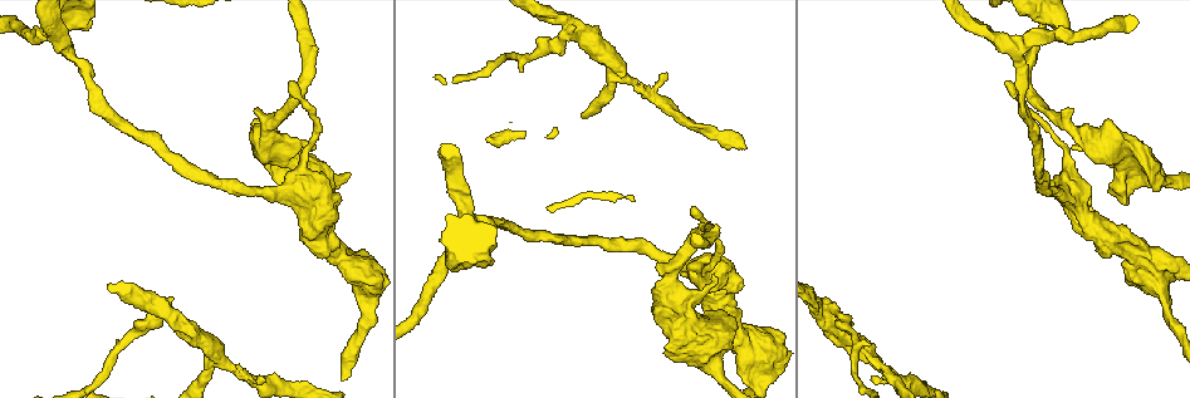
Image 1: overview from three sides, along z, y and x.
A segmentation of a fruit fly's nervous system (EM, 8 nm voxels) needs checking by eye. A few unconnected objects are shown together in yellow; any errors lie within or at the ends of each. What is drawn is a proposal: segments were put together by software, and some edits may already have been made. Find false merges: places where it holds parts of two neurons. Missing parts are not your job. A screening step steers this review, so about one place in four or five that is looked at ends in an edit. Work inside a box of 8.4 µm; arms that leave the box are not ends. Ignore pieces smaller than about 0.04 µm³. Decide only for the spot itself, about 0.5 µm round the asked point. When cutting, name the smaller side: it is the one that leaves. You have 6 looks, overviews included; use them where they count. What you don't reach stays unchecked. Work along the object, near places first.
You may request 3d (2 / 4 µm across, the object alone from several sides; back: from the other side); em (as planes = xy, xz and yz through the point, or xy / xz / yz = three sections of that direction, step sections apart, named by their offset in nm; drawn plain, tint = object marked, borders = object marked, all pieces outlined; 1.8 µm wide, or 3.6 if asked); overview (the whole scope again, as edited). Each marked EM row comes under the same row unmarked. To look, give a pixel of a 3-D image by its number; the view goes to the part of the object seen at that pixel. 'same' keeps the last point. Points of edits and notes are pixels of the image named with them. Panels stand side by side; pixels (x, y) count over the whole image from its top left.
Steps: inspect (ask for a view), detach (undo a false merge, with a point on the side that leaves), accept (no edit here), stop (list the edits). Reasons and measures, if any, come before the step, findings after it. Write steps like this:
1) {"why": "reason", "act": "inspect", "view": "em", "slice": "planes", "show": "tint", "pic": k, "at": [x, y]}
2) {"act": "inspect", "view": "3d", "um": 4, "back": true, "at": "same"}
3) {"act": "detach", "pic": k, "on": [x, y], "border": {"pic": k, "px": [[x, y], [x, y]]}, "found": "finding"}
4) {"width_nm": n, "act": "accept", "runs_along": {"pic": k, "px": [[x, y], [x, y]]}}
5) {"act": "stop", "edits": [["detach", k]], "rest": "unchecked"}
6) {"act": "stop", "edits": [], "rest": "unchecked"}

{"why": "sudden change in width", "act": "inspect", "view": "3d", "um": 2, "pic": 1, "at": [1018, 51]}

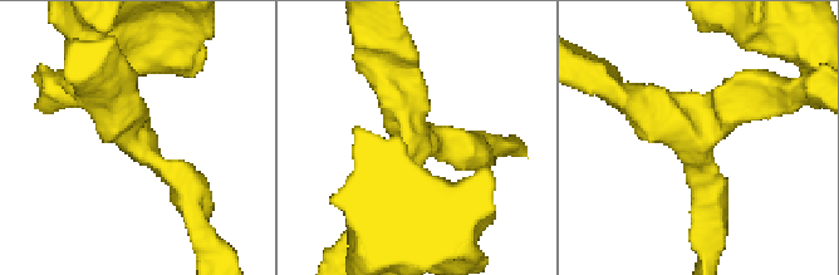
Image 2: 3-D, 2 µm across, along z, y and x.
{"act": "inspect", "view": "em", "slice": "planes", "show": "borders", "pic": 2, "at": [414, 141]}

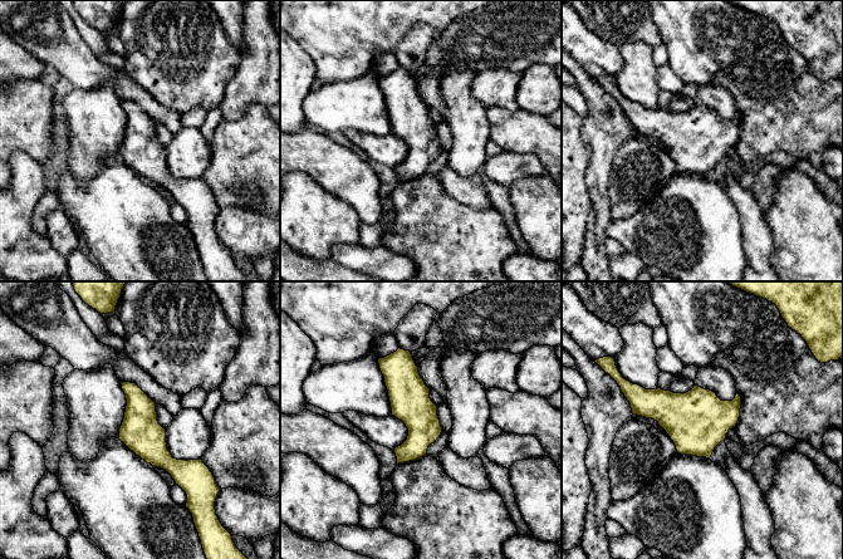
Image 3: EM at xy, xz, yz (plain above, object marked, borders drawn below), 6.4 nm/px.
{"act": "accept", "runs_along": {"pic": 3, "px": [[126, 385], [140, 431], [175, 467], [197, 470]]}, "found": "all the same neuron"}

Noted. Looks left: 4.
{"act": "inspect", "view": "em", "slice": "planes", "show": "tint", "pic": 1, "at": [1067, 173]}

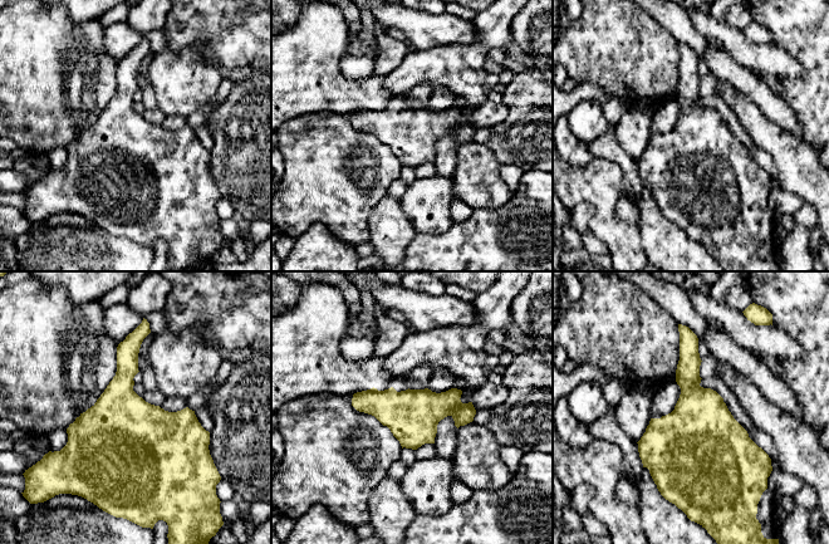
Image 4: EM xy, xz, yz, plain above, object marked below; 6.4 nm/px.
{"width_nm": 340, "act": "accept", "found": "one neuron here"}

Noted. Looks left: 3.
{"why": "three arms meet", "act": "inspect", "view": "3d", "um": 4, "pic": 1, "at": [175, 319]}

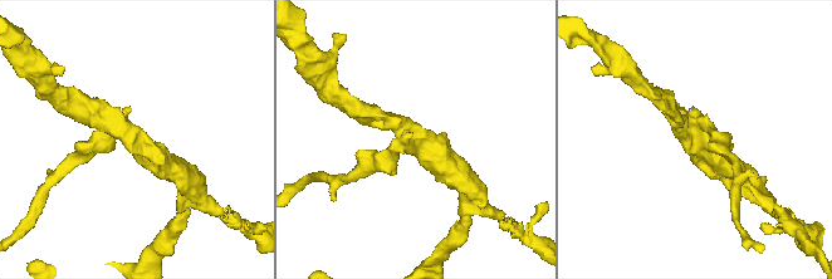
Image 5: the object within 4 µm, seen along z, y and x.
{"arms": 3, "arm_widths_nm": [220, 240, 380], "why": "need the tissue", "act": "inspect", "view": "em", "slice": "planes", "show": "tint", "pic": 5, "at": [694, 136]}

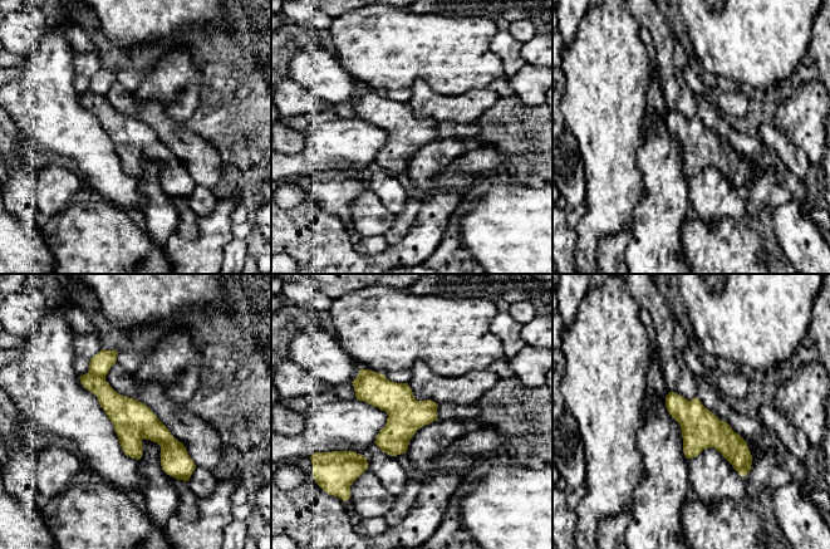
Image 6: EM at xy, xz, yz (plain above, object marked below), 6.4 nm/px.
{"act": "detach", "pic": 6, "on": [101, 363], "border": {"pic": 6, "px": [[88, 371], [104, 378]]}, "found": "two neurons meet here"}

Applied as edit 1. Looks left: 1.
{"act": "stop", "edits": [["detach", 6]], "rest": "unchecked"}

